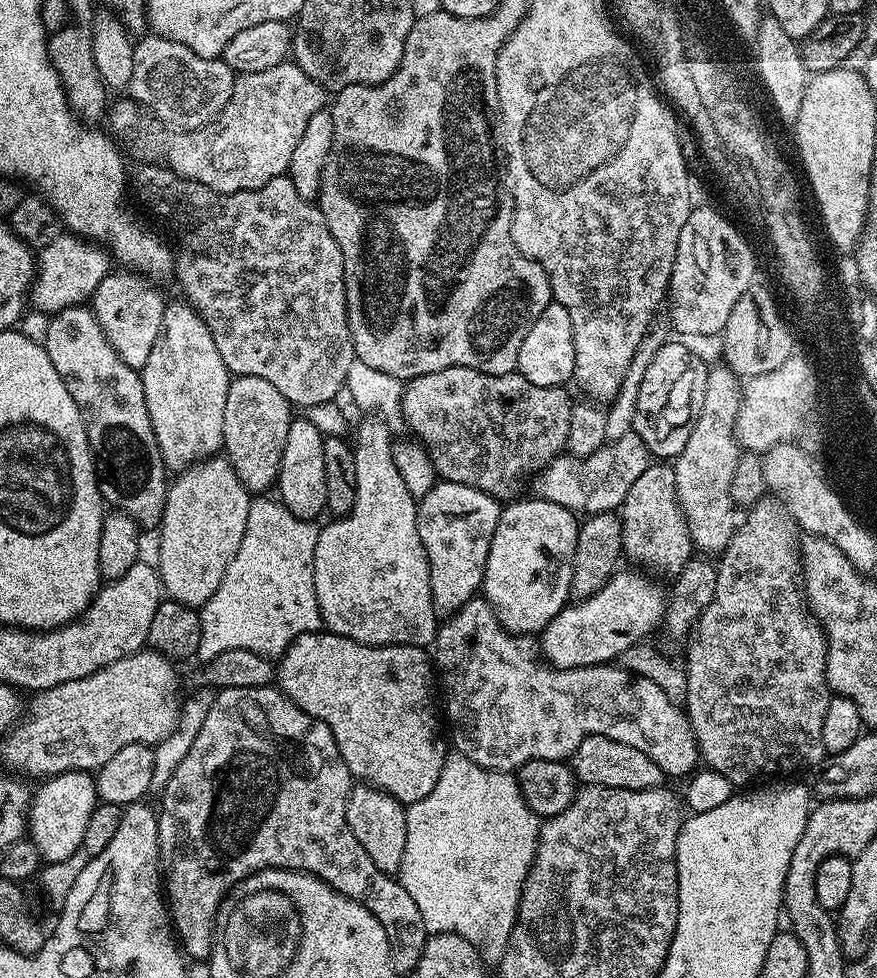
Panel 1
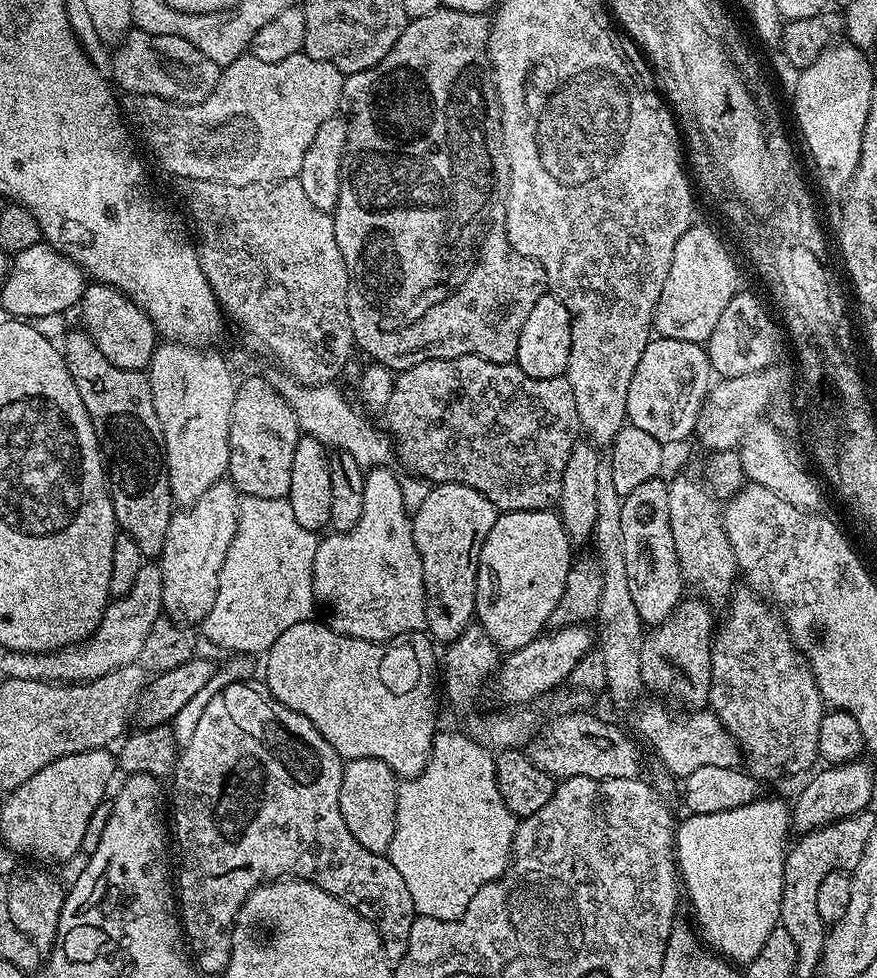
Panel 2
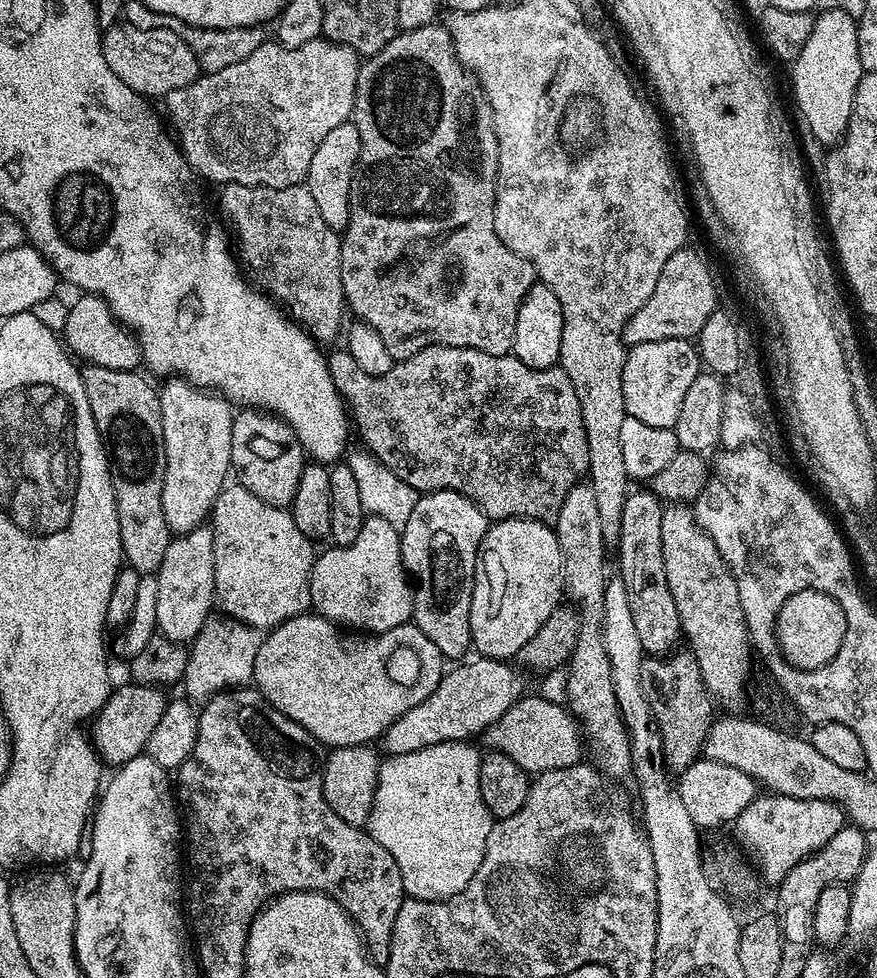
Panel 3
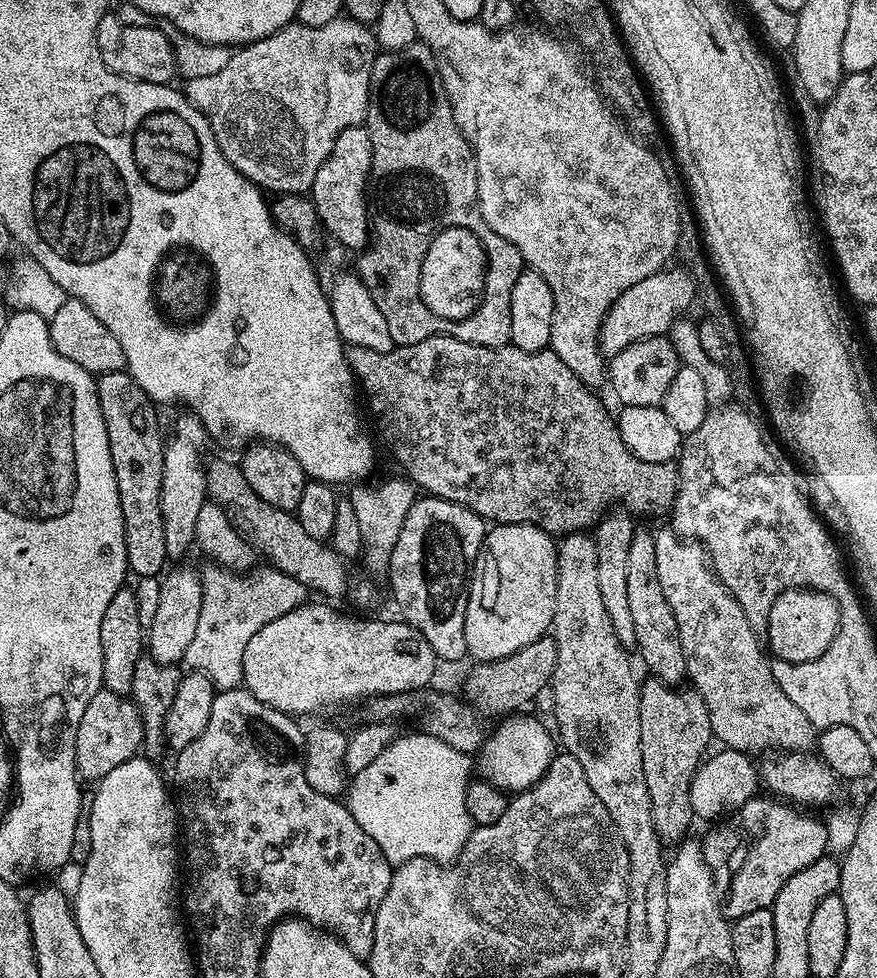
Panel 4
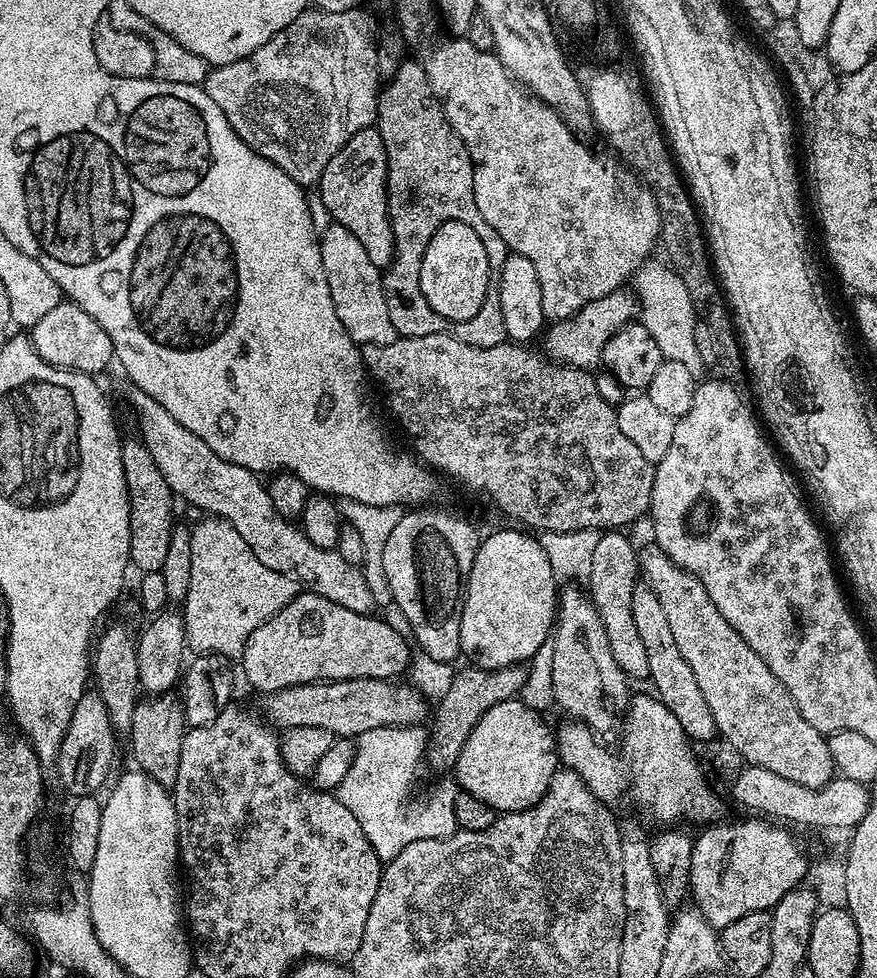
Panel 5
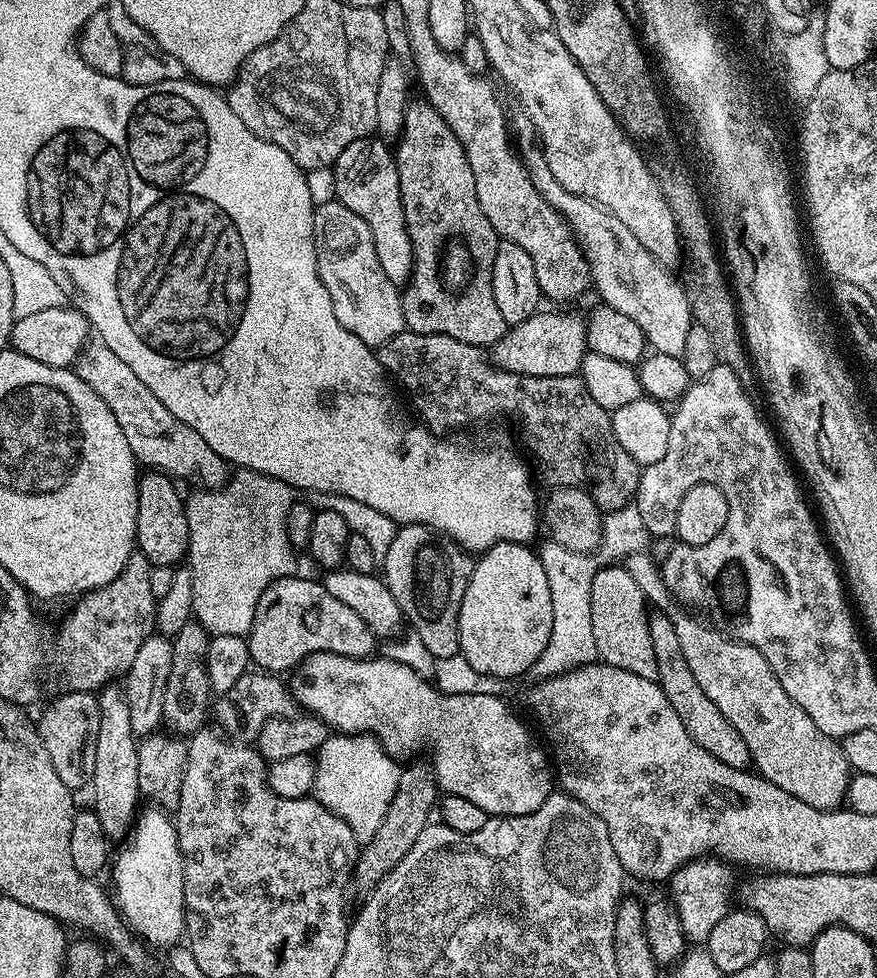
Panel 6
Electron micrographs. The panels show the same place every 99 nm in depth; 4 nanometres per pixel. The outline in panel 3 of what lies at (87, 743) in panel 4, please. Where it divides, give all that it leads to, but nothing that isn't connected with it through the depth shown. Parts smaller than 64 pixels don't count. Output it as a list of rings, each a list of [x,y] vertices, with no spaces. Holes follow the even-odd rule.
[[[127,682],[113,687],[108,700],[95,713],[91,721],[90,743],[105,765],[119,766],[130,762],[130,758],[141,755],[150,742],[150,734],[154,734],[162,714],[166,714],[169,697],[164,696],[165,689],[151,684]]]

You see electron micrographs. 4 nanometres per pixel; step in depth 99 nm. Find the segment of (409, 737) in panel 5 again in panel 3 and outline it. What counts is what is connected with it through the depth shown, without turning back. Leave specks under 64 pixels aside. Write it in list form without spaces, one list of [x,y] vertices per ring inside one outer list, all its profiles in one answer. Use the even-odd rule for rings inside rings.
[[[442,742],[414,750],[414,754],[388,756],[381,763],[374,806],[366,825],[367,831],[398,862],[405,893],[413,900],[448,900],[457,896],[474,878],[486,850],[486,838],[494,818],[486,810],[478,786],[481,749],[468,742]]]

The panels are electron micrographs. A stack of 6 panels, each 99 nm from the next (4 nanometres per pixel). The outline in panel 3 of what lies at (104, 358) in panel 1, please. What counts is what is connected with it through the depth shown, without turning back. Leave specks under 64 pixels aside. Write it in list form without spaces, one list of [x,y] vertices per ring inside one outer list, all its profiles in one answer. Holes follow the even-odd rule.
[[[85,363],[80,368],[82,386],[86,386],[86,398],[90,402],[90,414],[94,414],[94,422],[100,431],[100,438],[104,441],[104,446],[108,454],[108,469],[112,475],[112,485],[114,486],[114,498],[116,499],[116,509],[118,510],[118,530],[122,538],[122,550],[127,567],[132,568],[141,576],[151,576],[162,566],[162,558],[166,558],[166,550],[170,546],[174,533],[166,526],[166,514],[162,514],[162,482],[166,474],[166,450],[164,449],[164,435],[162,434],[162,410],[160,409],[160,393],[147,380],[147,375],[139,376],[139,371],[133,370],[106,370],[106,366]]]

